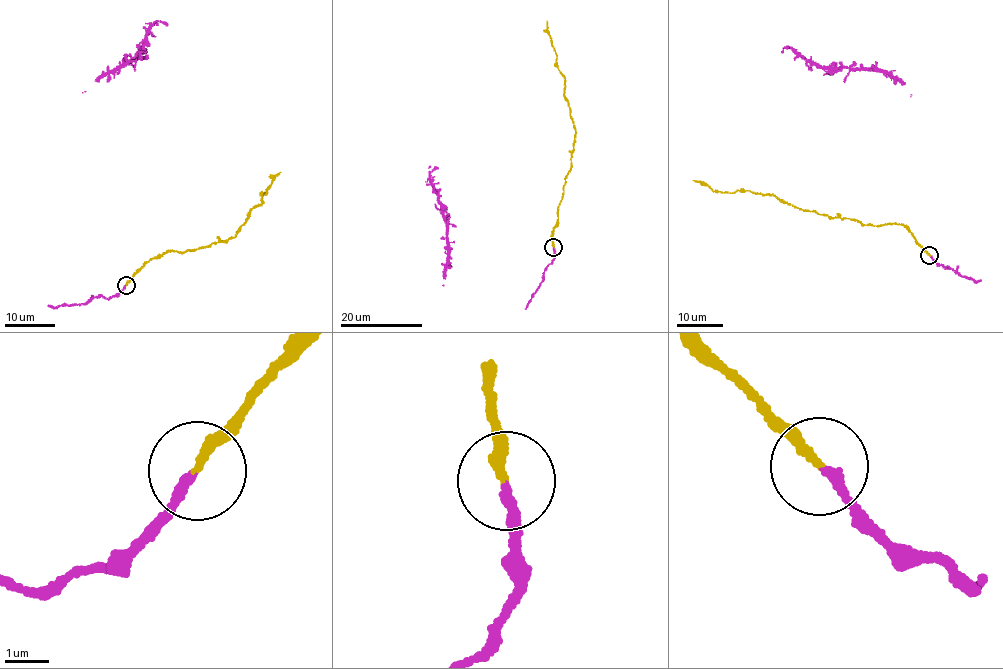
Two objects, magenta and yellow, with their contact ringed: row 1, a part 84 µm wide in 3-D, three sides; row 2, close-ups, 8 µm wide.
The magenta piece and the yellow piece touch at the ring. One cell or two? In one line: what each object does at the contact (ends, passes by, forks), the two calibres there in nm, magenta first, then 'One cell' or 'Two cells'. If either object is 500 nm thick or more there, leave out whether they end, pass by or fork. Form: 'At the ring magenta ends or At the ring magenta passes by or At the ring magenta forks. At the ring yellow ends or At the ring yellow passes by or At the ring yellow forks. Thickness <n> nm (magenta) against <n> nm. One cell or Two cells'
At the ring magenta ends. At the ring yellow ends. Thickness 200 nm (magenta) against 200 nm. One cell

